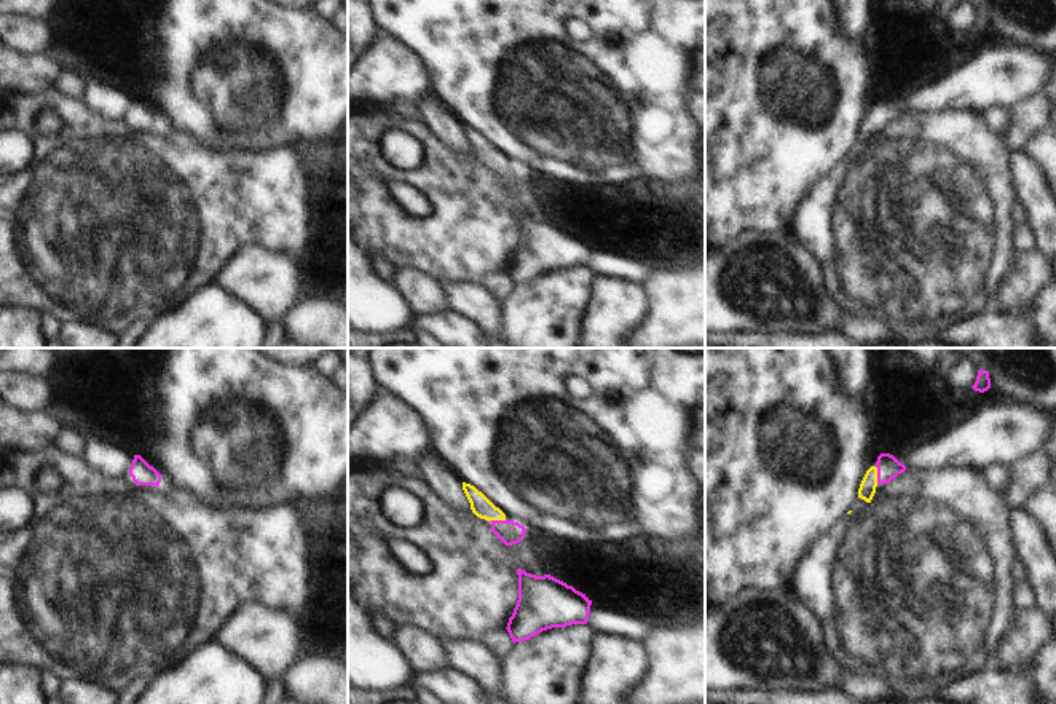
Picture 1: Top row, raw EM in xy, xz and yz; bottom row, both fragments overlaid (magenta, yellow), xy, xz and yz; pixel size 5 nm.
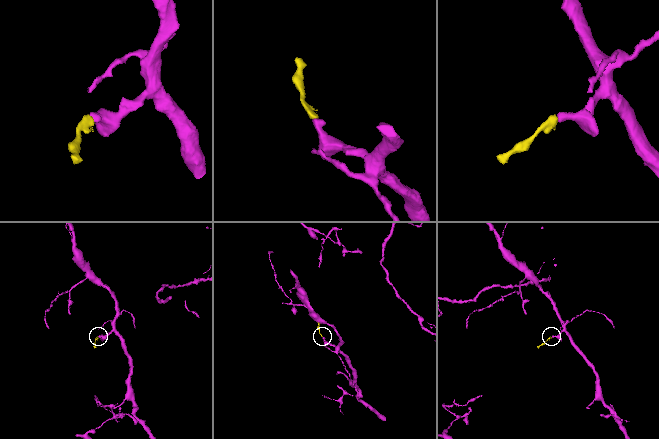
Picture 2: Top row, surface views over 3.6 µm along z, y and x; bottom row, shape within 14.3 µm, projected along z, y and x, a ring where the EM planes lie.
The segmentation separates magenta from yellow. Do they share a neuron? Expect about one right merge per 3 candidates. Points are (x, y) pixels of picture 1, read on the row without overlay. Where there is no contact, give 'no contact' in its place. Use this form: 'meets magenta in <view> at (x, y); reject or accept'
meets magenta in yz at (878, 117); accept

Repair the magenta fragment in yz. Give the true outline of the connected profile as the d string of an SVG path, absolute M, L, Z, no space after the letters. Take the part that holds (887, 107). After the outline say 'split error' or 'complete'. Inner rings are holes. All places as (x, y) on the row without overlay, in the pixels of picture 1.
M881 96L877 99L876 107L866 113L858 131L858 140L865 142L866 145L871 145L876 136L876 129L879 126L889 126L892 121L895 121L904 113L906 109L900 105L893 97Z; split error

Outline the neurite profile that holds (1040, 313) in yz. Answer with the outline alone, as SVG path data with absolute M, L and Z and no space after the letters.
M1056 279L1021 313L1037 330L1038 348L1056 348Z

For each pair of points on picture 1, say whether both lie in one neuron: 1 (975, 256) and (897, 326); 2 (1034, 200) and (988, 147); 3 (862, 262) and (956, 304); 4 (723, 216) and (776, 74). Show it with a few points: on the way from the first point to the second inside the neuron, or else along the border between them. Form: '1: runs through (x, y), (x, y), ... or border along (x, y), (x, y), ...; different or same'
1: border along (941, 312), (932, 321), (868, 316); different
2: border along (1012, 154), (1010, 165), (1015, 197), (1018, 200); different
3: runs through (886, 262), (914, 262), (932, 280); same
4: runs through (723, 181), (776, 126), (776, 109); same

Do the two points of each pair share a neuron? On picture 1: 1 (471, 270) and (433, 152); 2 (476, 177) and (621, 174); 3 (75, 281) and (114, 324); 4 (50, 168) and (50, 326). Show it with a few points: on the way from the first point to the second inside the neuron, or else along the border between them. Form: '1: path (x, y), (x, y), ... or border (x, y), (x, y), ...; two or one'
1: path (469, 241), (469, 211), (461, 190), (452, 181); one
2: border (527, 170), (538, 171), (555, 184); two
3: border (107, 304), (120, 310), (133, 310), (139, 315); two
4: border (42, 312), (47, 312), (61, 323); two

